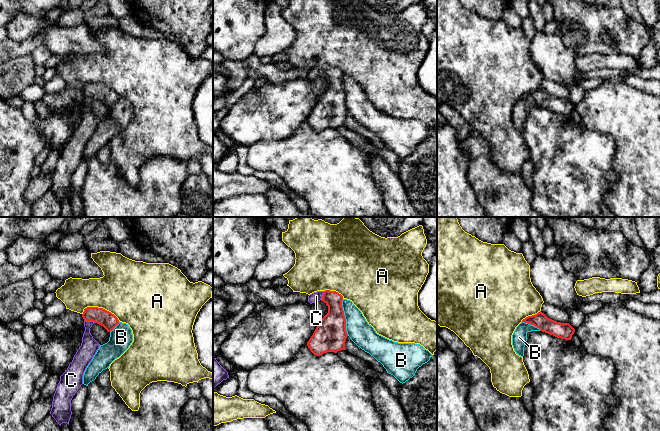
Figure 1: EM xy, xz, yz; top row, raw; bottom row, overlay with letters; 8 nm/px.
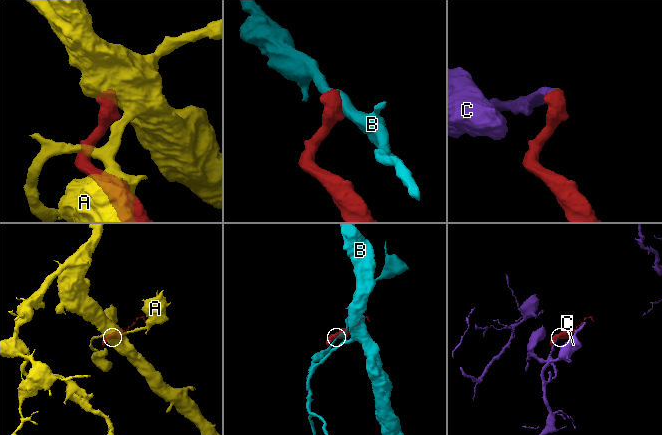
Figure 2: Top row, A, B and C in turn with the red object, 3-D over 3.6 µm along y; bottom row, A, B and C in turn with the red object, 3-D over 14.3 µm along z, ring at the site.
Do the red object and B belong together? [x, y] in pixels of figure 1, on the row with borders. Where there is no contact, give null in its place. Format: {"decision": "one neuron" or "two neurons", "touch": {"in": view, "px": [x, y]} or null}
{"decision": "two neurons", "touch": {"in": "xz", "px": [344, 317]}}

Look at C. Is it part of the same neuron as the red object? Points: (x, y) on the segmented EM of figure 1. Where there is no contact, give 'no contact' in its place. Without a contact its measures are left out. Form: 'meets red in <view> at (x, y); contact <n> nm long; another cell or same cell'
meets red in xy at (90, 320); contact 100 nm long; same cell

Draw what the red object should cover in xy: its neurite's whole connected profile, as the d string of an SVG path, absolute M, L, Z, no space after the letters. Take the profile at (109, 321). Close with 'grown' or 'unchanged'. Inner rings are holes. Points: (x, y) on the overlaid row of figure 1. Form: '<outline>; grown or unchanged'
M98 307L85 308L82 317L85 331L81 346L68 368L60 376L53 396L50 414L60 426L62 423L69 425L72 415L71 400L83 384L84 372L100 347L100 344L91 335L90 328L94 323L97 323L111 332L120 323L114 314Z; grown

